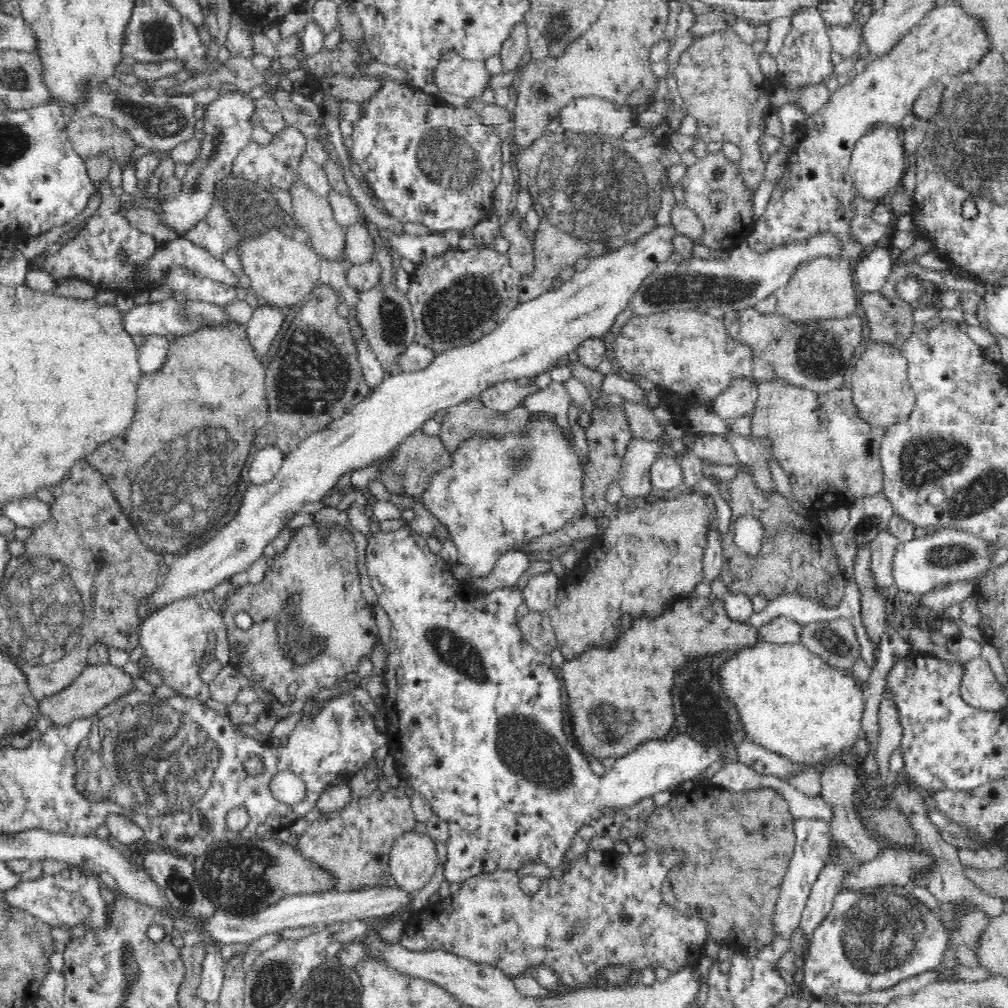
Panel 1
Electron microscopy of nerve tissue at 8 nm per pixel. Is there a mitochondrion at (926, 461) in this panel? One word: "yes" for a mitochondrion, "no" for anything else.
yes

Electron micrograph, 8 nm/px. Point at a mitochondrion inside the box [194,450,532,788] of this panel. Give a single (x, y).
(294, 641)

